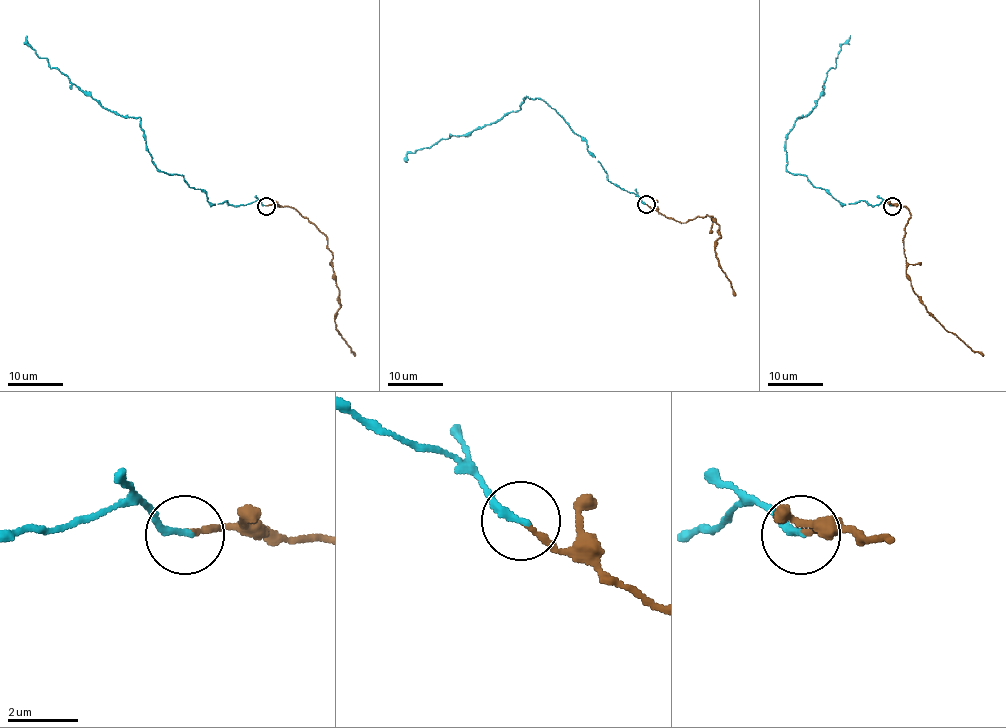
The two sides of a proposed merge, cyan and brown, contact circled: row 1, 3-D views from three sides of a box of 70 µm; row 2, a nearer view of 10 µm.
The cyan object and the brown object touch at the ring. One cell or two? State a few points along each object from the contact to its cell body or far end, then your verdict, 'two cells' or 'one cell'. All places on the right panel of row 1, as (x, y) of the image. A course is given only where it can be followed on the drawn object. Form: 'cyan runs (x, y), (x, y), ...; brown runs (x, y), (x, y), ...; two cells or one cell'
cyan runs (892, 205), (841, 204), (786, 168), (786, 134), (822, 95), (826, 73), (836, 66), (840, 47), (850, 36); brown runs (892, 205), (897, 204), (910, 211), (904, 253), (907, 278), (912, 292), (947, 330), (983, 356); one cell

